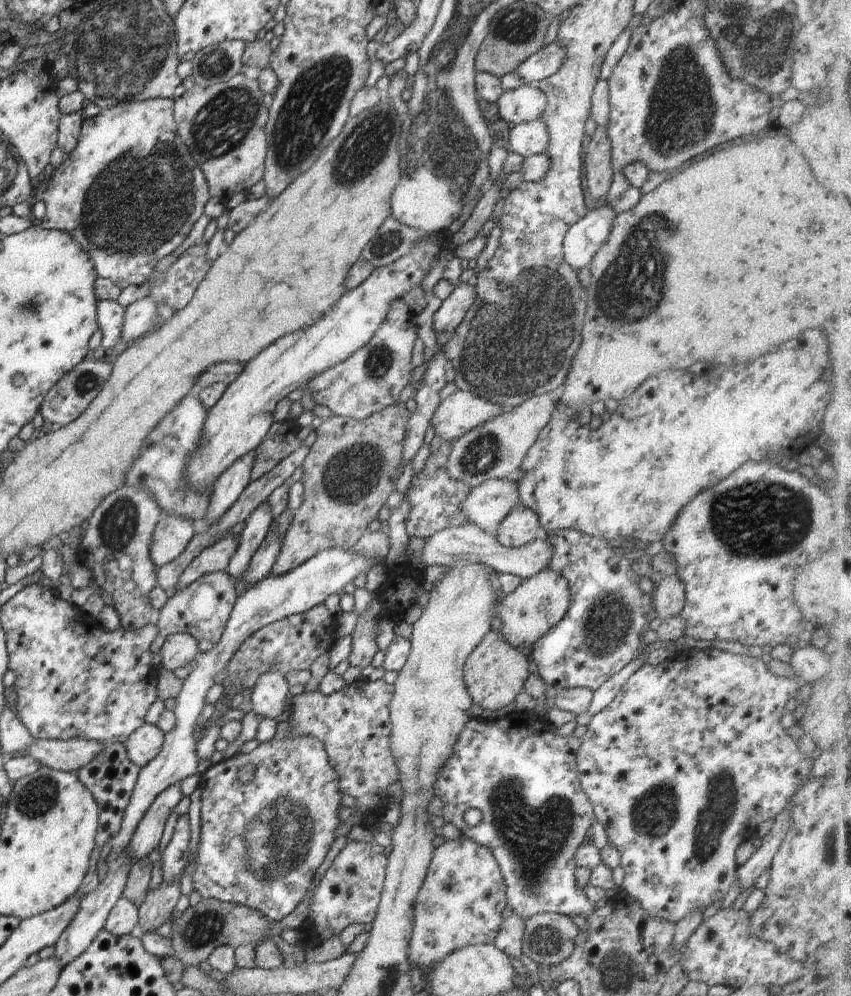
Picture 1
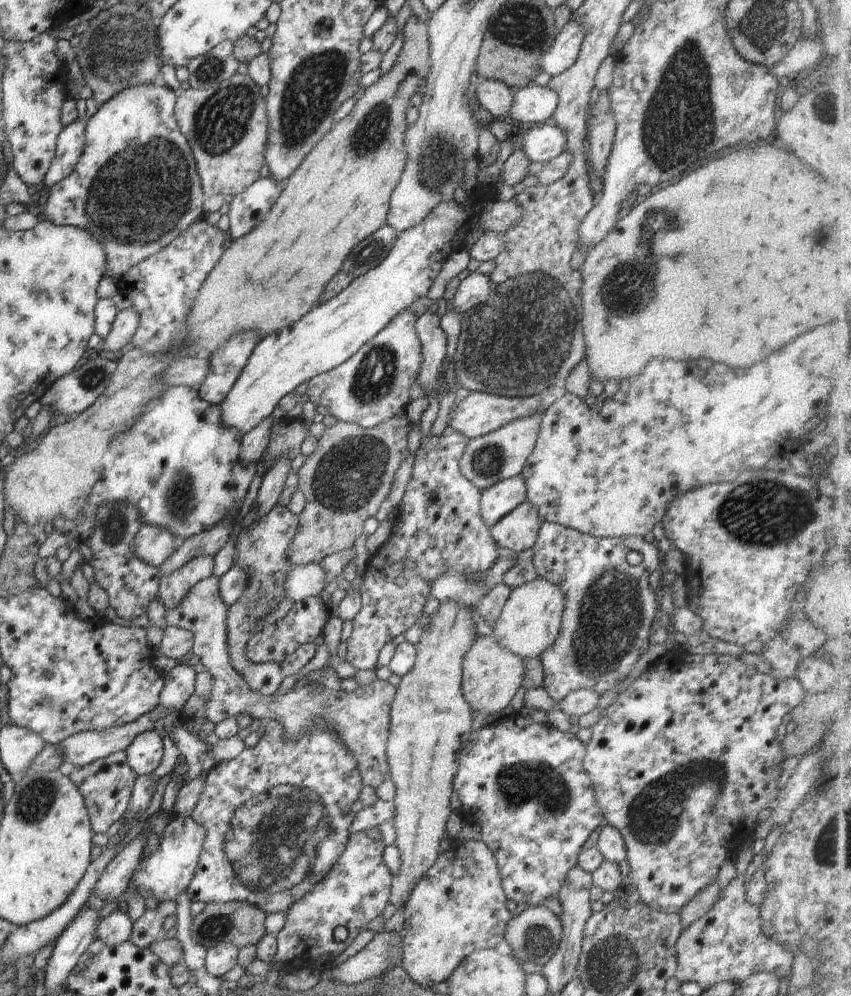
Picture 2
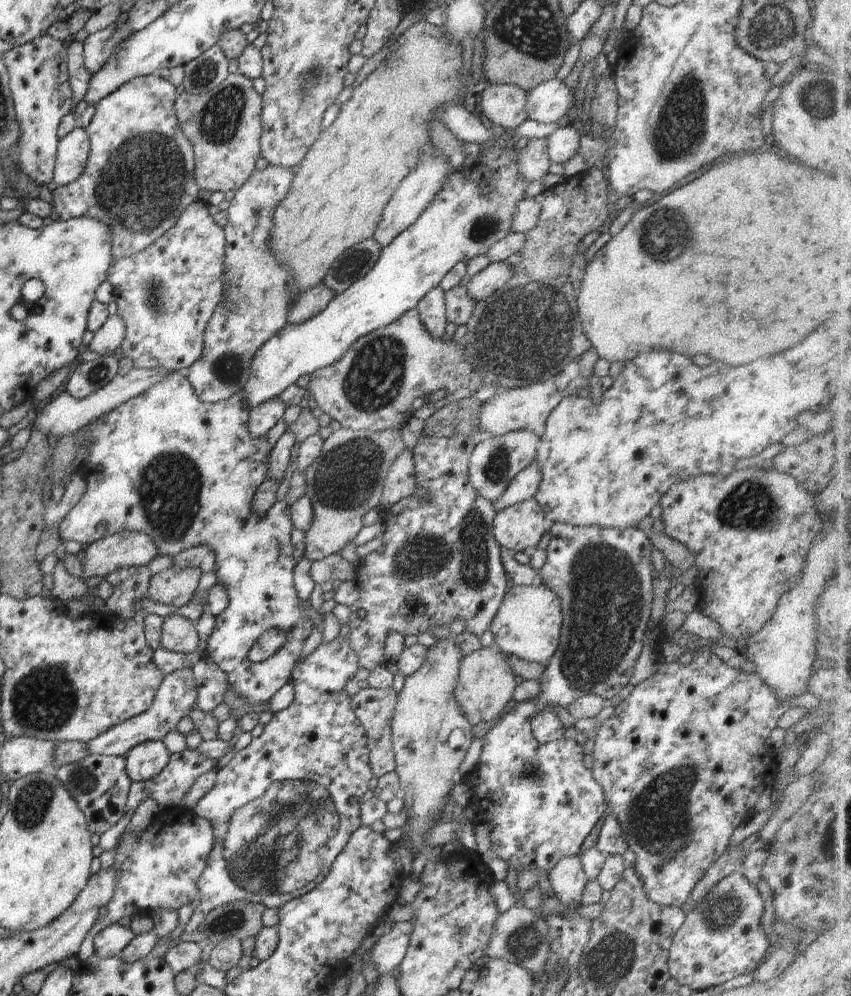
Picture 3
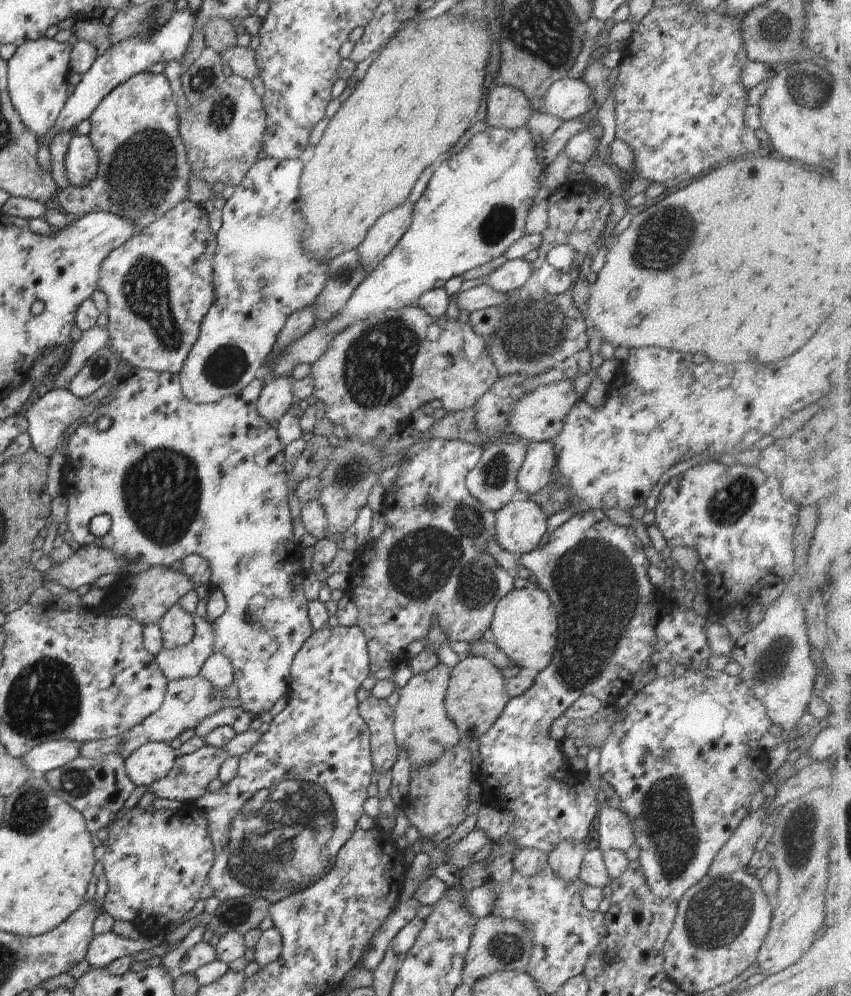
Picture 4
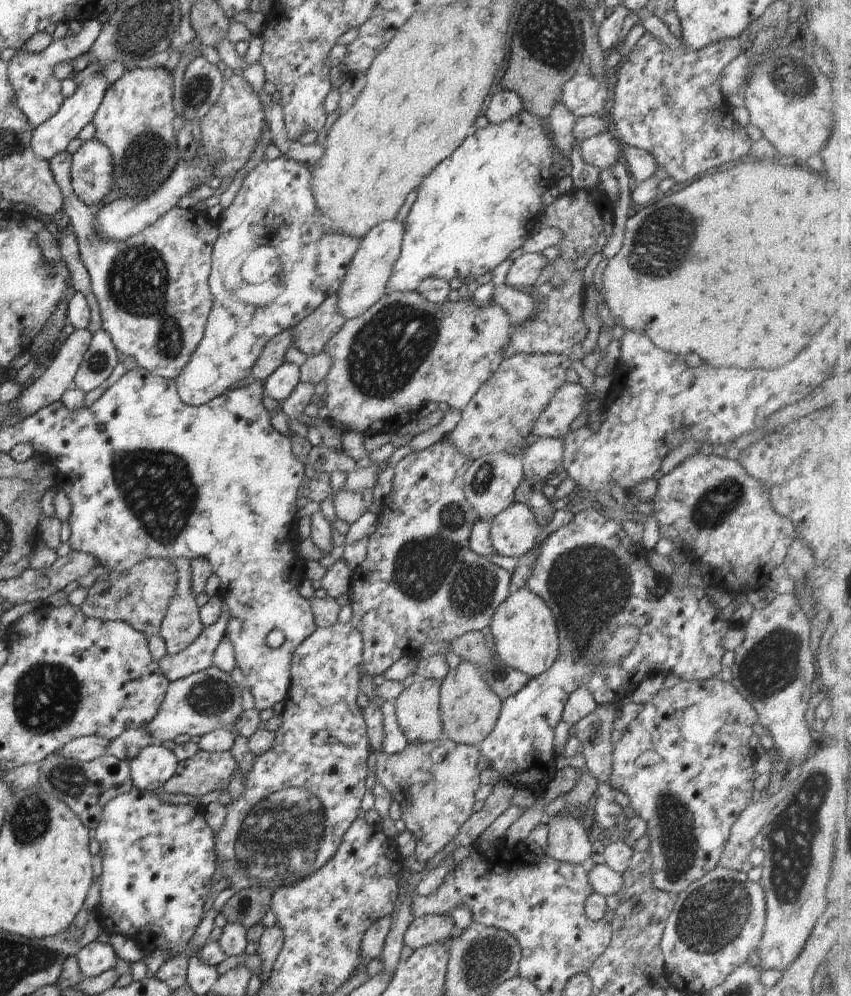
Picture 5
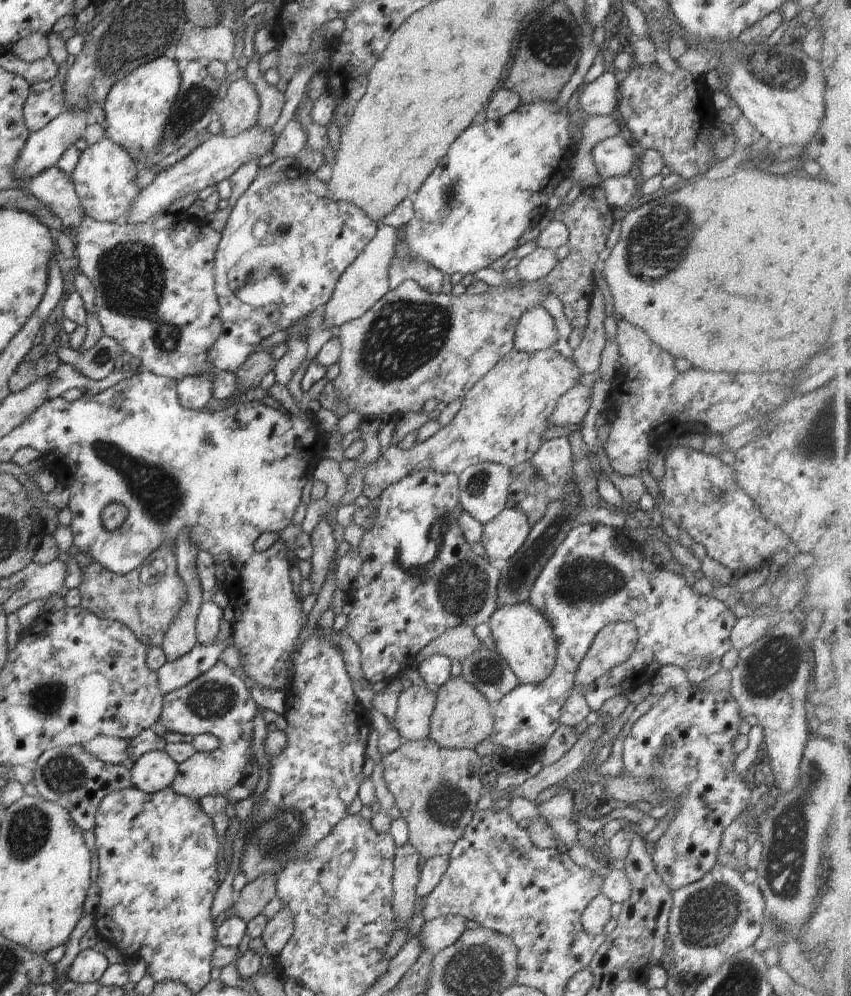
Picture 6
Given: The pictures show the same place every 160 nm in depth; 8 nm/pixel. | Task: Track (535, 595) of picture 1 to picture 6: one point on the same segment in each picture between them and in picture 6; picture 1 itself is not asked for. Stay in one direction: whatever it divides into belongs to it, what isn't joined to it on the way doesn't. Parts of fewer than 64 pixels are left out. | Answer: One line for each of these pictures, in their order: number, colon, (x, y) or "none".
2: (529, 622)
3: (528, 623)
4: (524, 625)
5: (526, 637)
6: (524, 638)

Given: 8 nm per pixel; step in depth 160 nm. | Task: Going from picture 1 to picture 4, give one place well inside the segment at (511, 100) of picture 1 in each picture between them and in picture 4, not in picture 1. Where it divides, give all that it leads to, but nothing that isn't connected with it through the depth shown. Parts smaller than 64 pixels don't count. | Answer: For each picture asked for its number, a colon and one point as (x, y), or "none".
2: (533, 104)
3: (548, 102)
4: (568, 98)

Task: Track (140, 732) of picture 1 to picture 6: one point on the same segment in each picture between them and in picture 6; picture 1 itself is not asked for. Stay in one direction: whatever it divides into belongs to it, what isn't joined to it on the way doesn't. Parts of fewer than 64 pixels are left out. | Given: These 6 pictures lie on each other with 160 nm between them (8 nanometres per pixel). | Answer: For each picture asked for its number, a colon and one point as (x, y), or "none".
2: (144, 754)
3: (146, 760)
4: (152, 761)
5: (155, 765)
6: (154, 771)

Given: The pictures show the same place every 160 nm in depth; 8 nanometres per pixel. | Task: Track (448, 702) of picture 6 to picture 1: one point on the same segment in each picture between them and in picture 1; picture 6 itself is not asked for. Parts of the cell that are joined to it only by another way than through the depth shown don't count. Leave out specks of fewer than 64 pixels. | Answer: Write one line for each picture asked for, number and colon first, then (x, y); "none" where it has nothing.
1: (494, 673)
2: (491, 676)
3: (485, 684)
4: (476, 696)
5: (469, 708)

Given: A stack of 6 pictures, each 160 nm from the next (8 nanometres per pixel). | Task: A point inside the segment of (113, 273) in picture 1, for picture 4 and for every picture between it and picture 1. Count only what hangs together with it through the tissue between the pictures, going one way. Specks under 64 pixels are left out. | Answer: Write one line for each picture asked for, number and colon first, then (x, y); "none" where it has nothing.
2: (136, 188)
3: (139, 178)
4: (143, 171)

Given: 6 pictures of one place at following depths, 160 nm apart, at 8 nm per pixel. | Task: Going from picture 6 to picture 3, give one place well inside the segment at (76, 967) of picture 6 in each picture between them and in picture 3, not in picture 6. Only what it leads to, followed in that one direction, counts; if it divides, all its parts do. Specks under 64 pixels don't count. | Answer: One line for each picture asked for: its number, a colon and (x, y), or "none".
3: (110, 941)
4: (106, 948)
5: (95, 958)

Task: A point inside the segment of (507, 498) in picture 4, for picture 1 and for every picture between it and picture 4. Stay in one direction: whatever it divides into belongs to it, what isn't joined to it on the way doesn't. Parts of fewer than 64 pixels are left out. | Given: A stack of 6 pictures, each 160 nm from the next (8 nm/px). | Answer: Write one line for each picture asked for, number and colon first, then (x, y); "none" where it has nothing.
1: (494, 450)
2: (502, 454)
3: (494, 463)

